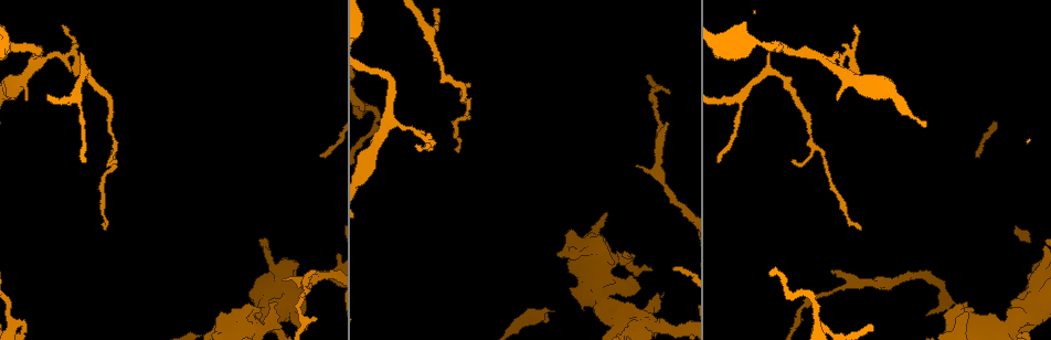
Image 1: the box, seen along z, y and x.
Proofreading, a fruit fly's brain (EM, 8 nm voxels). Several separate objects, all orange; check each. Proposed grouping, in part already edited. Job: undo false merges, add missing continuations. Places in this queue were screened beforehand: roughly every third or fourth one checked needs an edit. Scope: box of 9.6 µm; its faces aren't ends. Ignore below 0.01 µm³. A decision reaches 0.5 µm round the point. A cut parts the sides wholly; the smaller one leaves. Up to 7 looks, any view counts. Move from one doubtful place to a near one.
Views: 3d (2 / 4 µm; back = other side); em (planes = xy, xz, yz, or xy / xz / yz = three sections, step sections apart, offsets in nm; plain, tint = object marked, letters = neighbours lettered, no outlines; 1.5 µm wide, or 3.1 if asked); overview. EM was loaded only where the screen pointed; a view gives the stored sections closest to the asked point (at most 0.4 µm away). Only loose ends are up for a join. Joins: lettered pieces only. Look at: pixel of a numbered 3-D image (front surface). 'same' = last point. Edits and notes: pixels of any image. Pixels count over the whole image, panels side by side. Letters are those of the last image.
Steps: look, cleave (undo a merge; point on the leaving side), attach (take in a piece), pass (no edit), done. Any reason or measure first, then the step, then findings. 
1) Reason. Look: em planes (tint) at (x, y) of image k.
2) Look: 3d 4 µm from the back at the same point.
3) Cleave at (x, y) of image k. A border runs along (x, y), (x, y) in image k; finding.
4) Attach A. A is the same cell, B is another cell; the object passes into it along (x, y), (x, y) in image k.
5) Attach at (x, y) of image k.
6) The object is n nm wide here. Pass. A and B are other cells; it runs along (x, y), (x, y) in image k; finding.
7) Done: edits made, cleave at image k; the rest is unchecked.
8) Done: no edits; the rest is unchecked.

Free end. Look: em yz step 4 (letters) at (84, 161) of image 1.

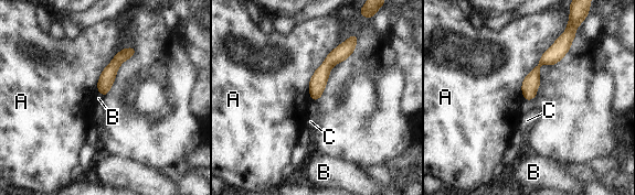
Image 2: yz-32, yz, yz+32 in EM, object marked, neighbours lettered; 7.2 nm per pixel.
The longest contact is with A, 600 nm. Pass. A, B and C are other cells; it runs along (350, 41), (325, 67), (314, 97) in image 2; no lettered piece goes on from it.

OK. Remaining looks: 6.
A narrow waist. Look: em xz step 4 (tint) at (809, 136) of image 1.

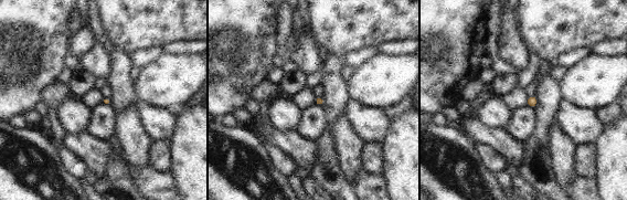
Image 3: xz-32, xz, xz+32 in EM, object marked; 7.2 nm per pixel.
Cut it another way. Look: em planes (letters) at the same point.

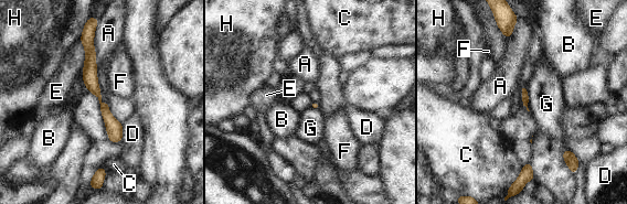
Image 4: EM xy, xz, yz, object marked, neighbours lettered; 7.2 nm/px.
The longest contact is with A, 320 nm. Pass. A, B, C, D, E, F, G and H are other cells; a border runs along (525, 89), (530, 110) in image 4; continuous, no second cell.

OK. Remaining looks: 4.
Look: 3d 2 µm at (390, 78) of image 1.

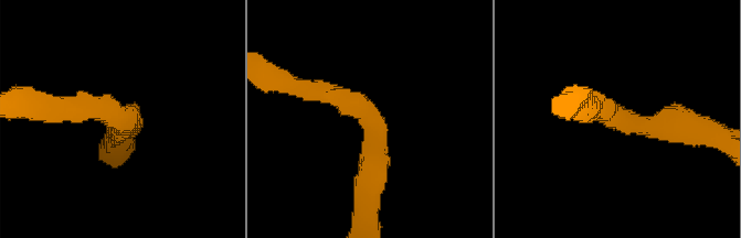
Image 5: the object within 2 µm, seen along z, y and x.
The arms are 200, 220 nm wide; need the tissue. Look: em planes (tint) at (114, 116) of image 5.

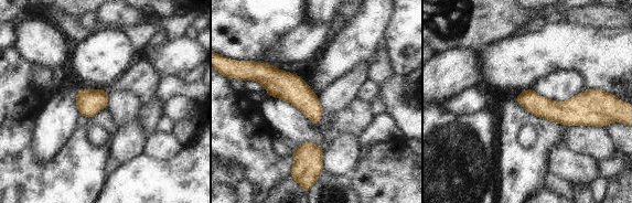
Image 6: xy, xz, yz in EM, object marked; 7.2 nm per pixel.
Look: em planes (letters) at the same point.

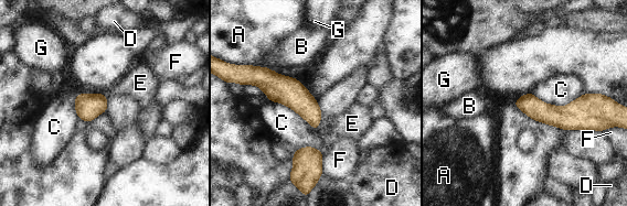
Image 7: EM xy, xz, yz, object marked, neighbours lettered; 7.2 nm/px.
The longest contact is with C, 400 nm. Pass. A, B, C, D, E, F and G are other cells; it runs along (230, 79), (264, 77), (315, 125) in image 7; continuous, no second cell.

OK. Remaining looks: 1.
Done: no edits; the rest is unchecked.

